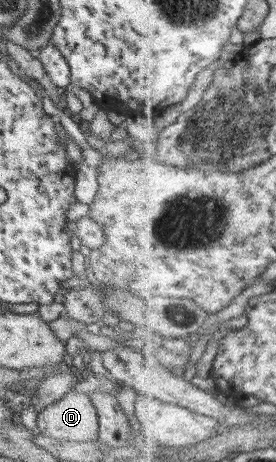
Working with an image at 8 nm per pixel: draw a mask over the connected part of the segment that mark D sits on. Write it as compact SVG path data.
M70 389L58 401L37 413L41 435L60 441L86 442L97 439L97 415L88 395Z

